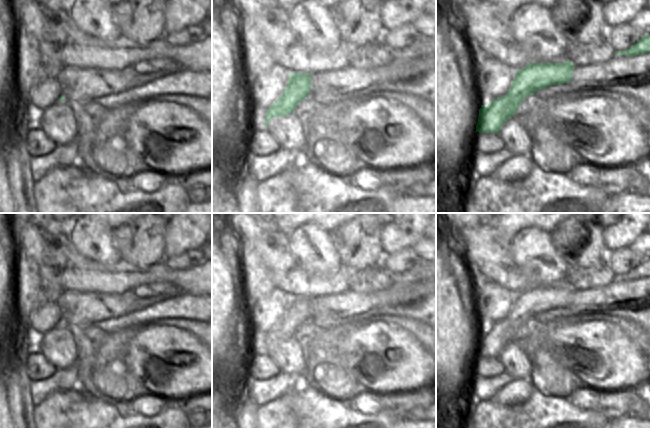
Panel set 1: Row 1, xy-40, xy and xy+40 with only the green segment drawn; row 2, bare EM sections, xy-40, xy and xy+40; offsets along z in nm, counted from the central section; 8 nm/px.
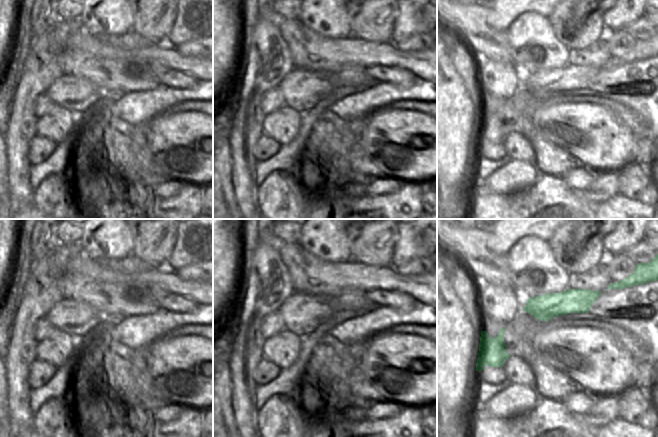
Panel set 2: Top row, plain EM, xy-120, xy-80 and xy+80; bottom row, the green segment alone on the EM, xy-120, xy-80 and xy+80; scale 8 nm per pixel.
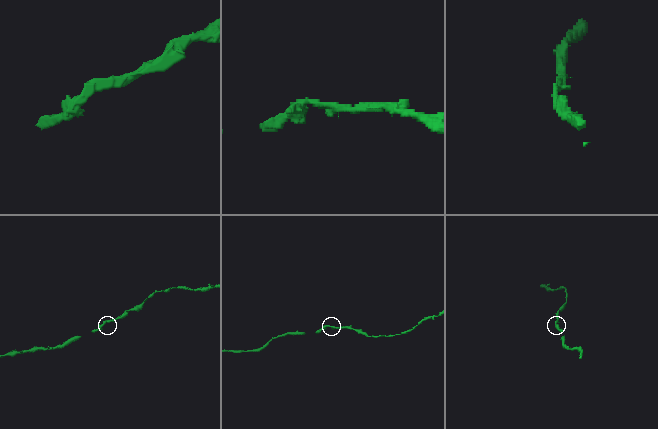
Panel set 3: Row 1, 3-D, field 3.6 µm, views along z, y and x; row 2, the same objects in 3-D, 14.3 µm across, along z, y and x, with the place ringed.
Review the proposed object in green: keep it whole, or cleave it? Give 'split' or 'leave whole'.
leave whole

